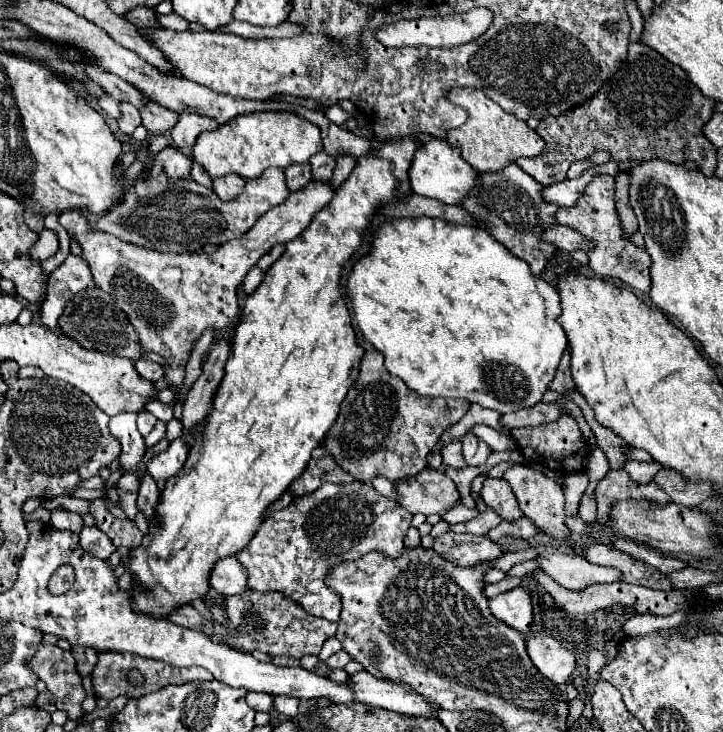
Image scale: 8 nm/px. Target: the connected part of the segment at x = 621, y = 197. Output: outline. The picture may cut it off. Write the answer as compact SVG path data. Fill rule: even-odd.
M626 171L616 175L616 207L618 207L618 219L622 223L622 237L630 239L638 233L638 219L632 211L632 205L628 201L628 175Z

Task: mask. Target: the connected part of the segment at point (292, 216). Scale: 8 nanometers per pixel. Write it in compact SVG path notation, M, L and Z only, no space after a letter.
M310 181L302 191L290 193L284 203L264 213L264 217L260 217L260 221L256 221L256 225L244 233L244 237L220 245L212 255L160 253L124 243L110 233L92 229L86 213L76 213L76 209L66 209L58 215L58 221L68 231L70 239L80 243L82 257L90 265L94 283L112 295L116 305L134 325L142 349L164 359L164 381L178 395L184 387L186 363L202 333L208 327L214 331L224 329L236 319L240 311L236 287L242 283L246 273L274 245L284 245L296 239L308 227L312 217L330 203L332 197L334 191L330 183Z

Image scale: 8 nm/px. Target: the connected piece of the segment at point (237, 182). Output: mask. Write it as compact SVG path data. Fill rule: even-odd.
M230 173L228 177L214 179L212 189L216 191L216 195L218 195L220 199L228 201L228 199L234 199L236 195L240 195L240 193L242 193L244 183L246 183L246 181L244 181L242 177L236 177L236 173Z

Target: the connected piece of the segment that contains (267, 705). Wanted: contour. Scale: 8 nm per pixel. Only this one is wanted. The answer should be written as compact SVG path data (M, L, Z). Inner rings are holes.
M250 691L246 695L246 701L248 705L254 709L254 711L262 711L262 713L270 713L272 707L274 707L274 697L270 693L256 693L256 691Z

